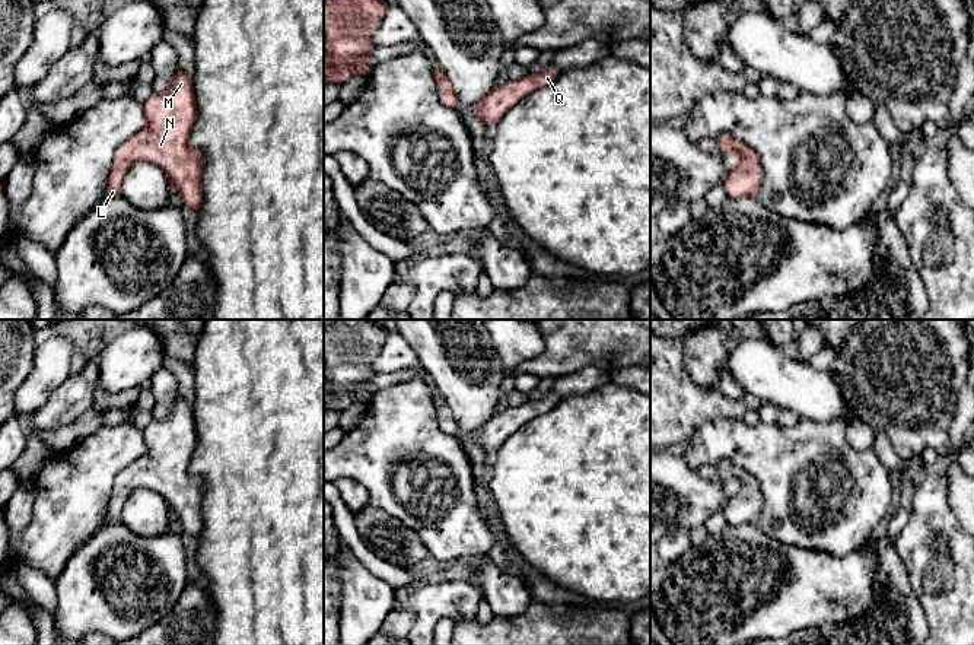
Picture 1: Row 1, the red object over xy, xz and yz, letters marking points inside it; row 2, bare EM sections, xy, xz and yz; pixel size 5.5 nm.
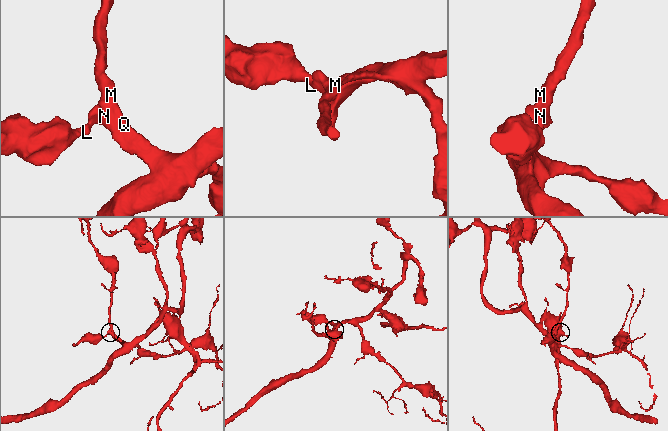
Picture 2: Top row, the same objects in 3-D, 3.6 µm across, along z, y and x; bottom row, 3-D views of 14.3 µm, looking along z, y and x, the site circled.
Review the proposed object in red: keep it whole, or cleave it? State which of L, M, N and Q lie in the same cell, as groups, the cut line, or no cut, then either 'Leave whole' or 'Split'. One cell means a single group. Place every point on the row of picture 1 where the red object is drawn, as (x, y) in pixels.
Groups: L M N Q. No split. Leave whole

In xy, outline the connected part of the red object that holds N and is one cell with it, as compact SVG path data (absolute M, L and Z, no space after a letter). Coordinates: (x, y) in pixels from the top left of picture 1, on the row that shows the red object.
M178 67L171 88L163 93L153 92L149 99L143 102L143 108L147 124L141 131L117 147L112 169L105 185L105 197L120 196L121 182L128 168L134 162L147 161L166 174L171 184L179 190L184 206L197 215L203 203L201 175L204 161L200 150L194 150L188 146L188 139L197 120L192 82L185 72Z

